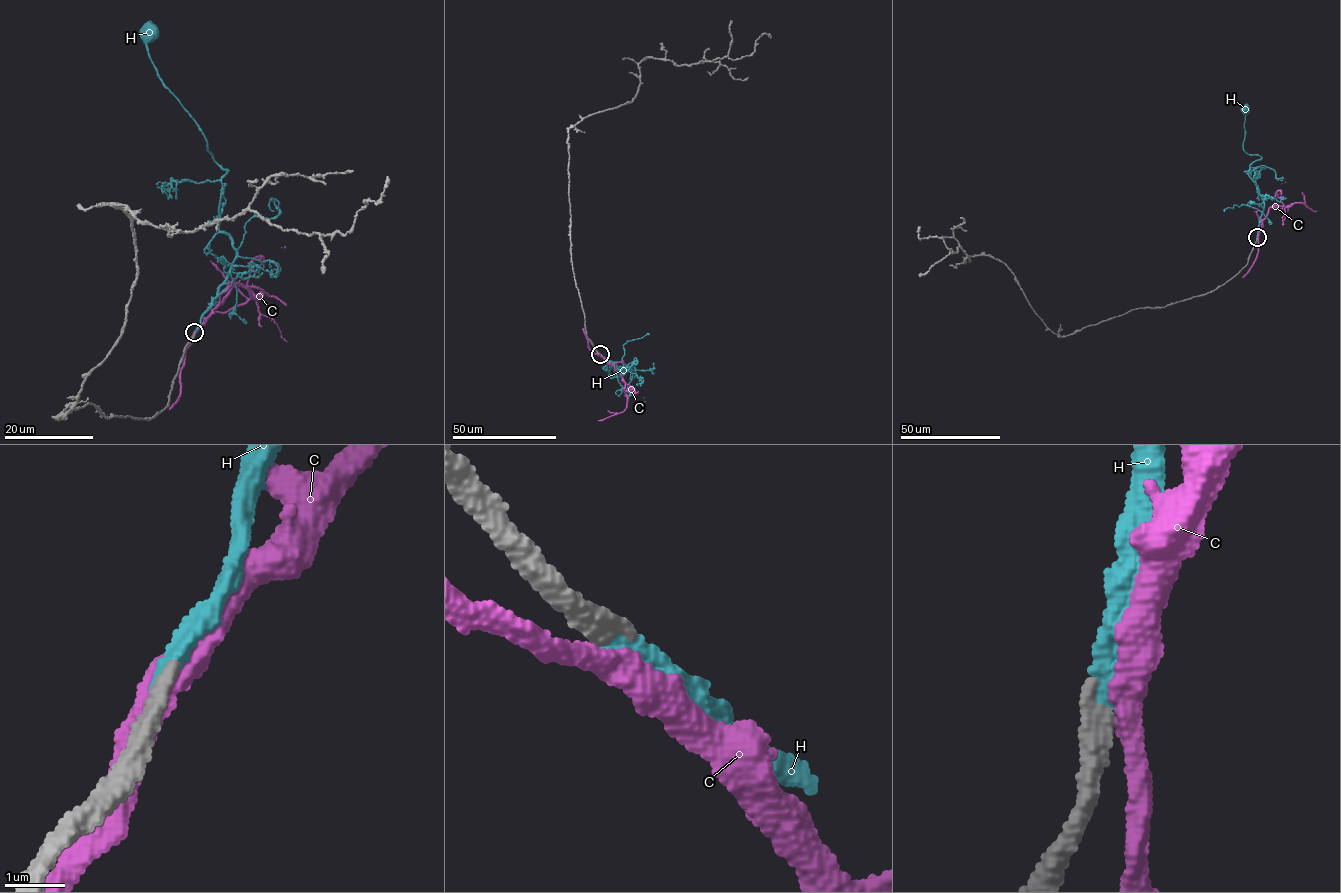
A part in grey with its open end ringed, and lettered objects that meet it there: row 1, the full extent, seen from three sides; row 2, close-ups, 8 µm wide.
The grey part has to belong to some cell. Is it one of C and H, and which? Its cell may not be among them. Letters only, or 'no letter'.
H

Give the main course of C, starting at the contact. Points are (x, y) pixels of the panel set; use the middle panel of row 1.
C: (599, 354), (622, 377), (627, 402), (623, 411), (607, 410)

